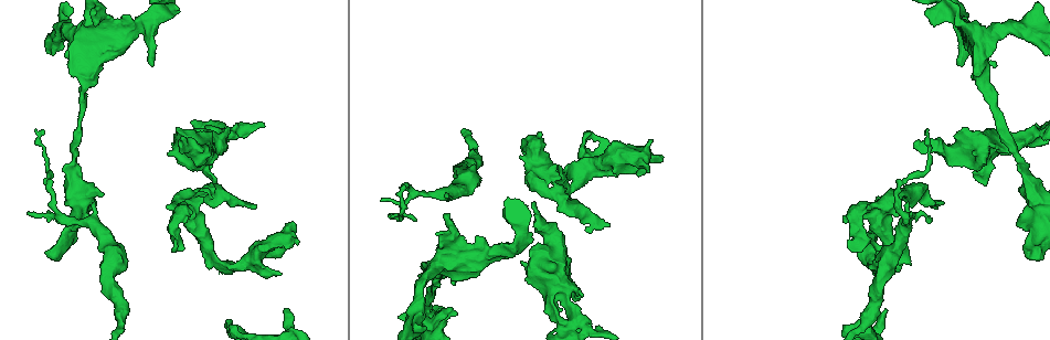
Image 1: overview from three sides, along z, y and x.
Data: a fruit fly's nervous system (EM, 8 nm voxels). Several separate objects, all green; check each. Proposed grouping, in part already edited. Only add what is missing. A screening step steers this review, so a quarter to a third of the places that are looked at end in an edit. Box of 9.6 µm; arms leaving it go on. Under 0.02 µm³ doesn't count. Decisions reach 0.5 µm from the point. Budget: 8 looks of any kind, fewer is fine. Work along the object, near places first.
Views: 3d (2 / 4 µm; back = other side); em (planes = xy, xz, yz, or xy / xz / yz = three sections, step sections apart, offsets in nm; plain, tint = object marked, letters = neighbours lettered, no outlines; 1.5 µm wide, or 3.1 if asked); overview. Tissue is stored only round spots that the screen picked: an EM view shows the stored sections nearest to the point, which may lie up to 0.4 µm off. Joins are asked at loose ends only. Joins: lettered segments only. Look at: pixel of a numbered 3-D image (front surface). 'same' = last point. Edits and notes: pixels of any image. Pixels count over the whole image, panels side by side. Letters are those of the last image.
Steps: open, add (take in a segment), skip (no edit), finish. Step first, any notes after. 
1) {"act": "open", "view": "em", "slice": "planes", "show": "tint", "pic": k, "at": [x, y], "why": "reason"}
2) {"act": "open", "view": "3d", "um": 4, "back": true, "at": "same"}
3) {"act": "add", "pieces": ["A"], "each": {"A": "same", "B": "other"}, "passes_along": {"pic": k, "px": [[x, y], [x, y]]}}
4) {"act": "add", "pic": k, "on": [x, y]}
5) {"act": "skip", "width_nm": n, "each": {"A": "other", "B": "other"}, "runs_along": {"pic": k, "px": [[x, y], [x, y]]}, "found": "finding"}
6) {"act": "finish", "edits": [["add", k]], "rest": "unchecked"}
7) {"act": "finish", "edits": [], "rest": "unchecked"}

{"act": "open", "view": "3d", "um": 2, "pic": 1, "at": [961, 65], "why": "branch stops here"}

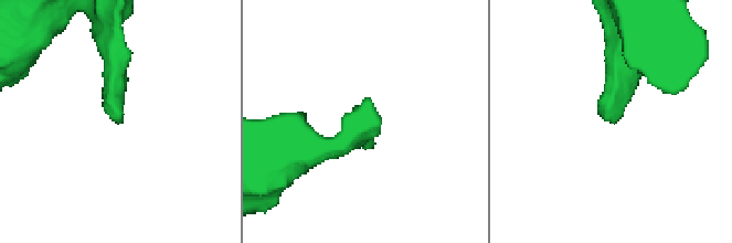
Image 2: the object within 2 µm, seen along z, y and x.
{"act": "open", "view": "em", "slice": "xy", "step": 4, "show": "tint", "pic": 2, "at": [610, 122], "why": "shape alone is not enough"}

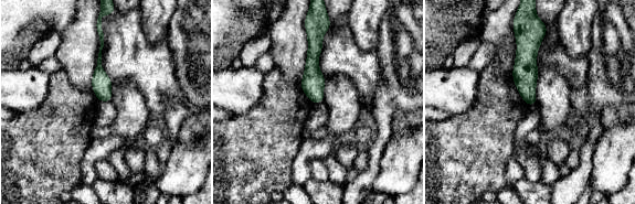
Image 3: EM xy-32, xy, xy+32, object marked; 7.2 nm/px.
{"act": "open", "view": "em", "slice": "planes", "show": "letters", "at": "same"}

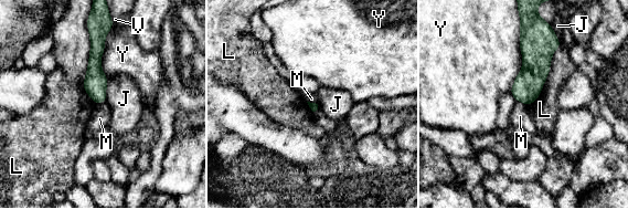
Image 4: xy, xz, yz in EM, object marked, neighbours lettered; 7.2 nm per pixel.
{"act": "skip", "each": {"J": "other", "L": "other", "M": "other", "V": "other", "Y": "other"}, "border": {"pic": 4, "px": [[517, 101], [521, 101], [528, 106]]}, "found": "none of them fits"}

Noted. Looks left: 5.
{"act": "open", "view": "3d", "um": 4, "pic": 1, "at": [847, 246], "why": "branch stops here"}

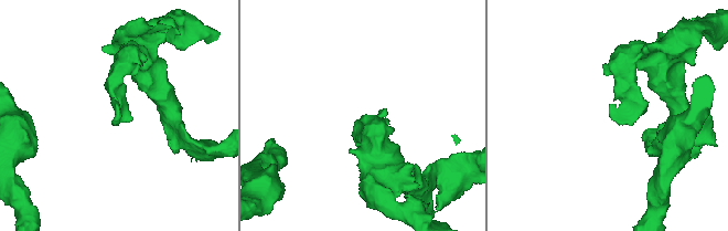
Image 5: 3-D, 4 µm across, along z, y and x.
{"act": "open", "view": "em", "slice": "xz", "step": 4, "show": "letters", "pic": 5, "at": [119, 113], "why": "need the tissue"}

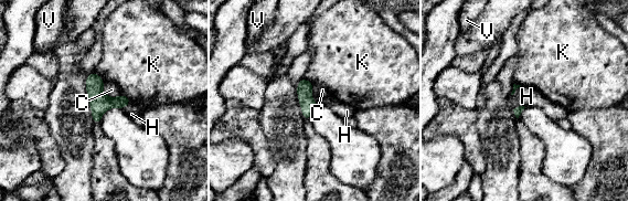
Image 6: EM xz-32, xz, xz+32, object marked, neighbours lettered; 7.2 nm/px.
{"act": "open", "view": "em", "slice": "xy", "step": 4, "show": "letters", "at": "same"}

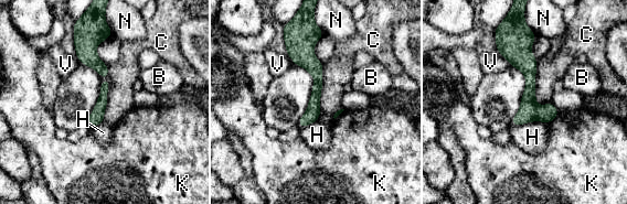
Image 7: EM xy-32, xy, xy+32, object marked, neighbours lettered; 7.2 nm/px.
{"act": "skip", "each": {"B": "other", "C": "other", "H": "other", "K": "other", "N": "other", "V": "other"}, "runs_along": {"pic": 7, "px": [[103, 35], [92, 45], [106, 75], [92, 124]]}, "found": "none of them fits"}

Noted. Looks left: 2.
{"act": "open", "view": "em", "slice": "planes", "show": "letters", "pic": 1, "at": [648, 165], "why": "thick end"}

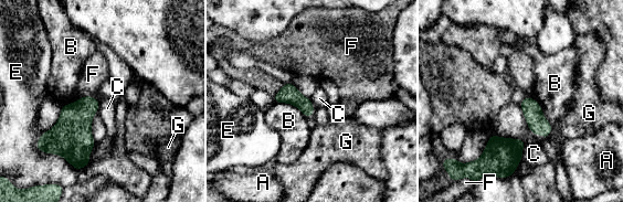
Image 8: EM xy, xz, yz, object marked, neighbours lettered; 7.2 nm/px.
{"act": "skip", "each": {"A": "other", "B": "other", "C": "other", "E": "other", "F": "other", "G": "other"}, "border": {"pic": 8, "px": [[96, 142], [88, 157], [90, 162]]}, "found": "no lettered segment goes on from it"}

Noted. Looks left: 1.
{"act": "finish", "edits": [], "rest": "unchecked"}

